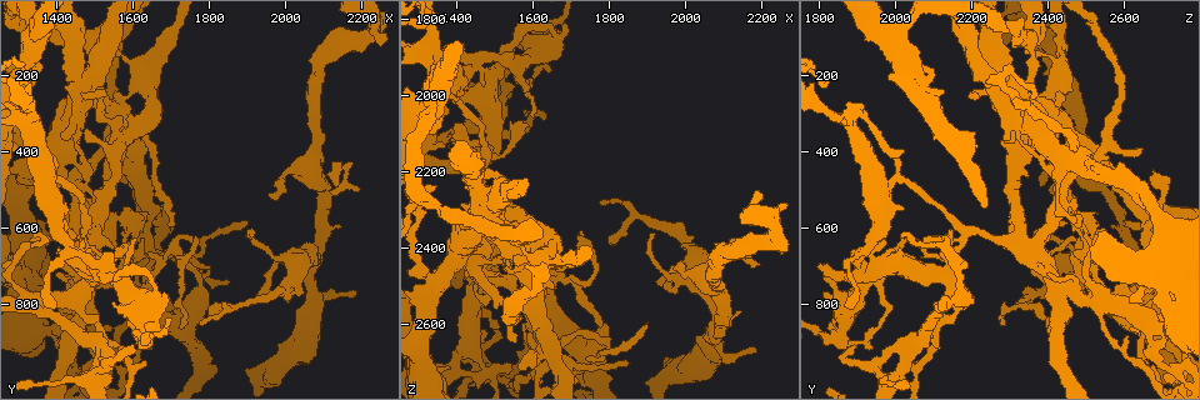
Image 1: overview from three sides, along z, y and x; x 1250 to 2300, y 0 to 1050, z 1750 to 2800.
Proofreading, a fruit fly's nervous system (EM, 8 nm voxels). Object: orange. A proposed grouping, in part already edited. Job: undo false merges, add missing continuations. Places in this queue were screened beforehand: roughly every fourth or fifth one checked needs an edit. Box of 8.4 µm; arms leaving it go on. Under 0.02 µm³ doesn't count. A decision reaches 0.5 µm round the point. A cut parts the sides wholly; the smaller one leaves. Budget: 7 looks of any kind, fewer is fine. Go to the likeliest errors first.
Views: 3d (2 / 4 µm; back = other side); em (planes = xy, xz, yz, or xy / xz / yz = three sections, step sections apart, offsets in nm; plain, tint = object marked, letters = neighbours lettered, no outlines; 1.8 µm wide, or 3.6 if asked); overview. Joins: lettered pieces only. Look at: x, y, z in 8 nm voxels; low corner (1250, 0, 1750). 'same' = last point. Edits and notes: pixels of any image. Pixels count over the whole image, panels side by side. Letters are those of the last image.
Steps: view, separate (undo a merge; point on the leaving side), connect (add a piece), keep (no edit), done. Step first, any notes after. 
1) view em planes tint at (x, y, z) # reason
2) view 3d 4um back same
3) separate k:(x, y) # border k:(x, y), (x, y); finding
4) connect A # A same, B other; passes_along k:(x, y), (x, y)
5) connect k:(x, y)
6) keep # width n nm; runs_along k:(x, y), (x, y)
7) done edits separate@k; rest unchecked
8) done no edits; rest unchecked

view 3d 4um at (1645, 565, 2655) # a fork

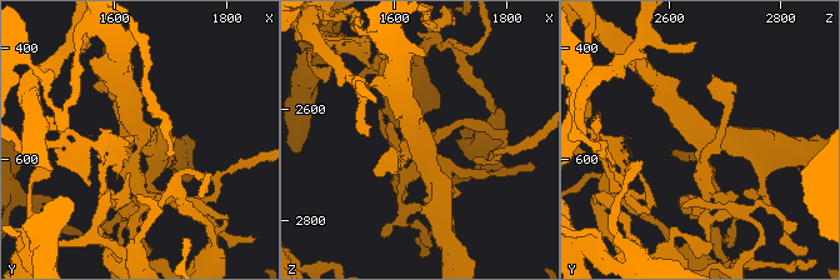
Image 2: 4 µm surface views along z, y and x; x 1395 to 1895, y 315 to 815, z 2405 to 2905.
view em planes plain at (1640, 560, 2650)

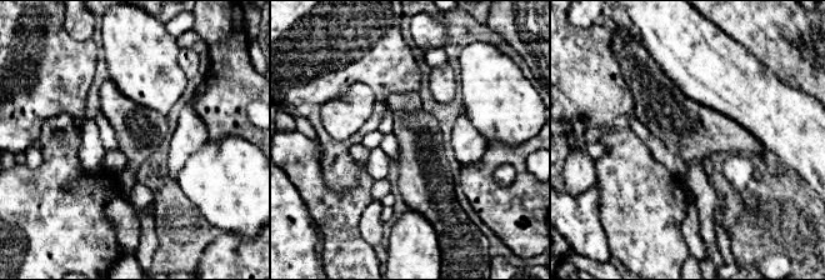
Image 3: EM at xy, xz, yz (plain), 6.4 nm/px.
view em planes letters same

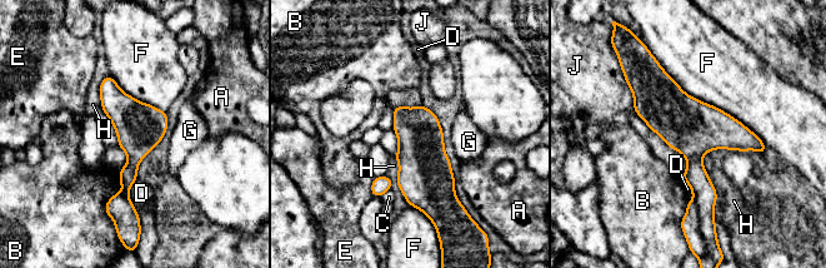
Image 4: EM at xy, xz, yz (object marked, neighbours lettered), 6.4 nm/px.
keep # A other, B other, C other, D other, E other, F other, G other, H other, J other; border 4:(394, 155), (398, 187), (409, 204); all the same neuron

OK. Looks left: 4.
view 3d 4um at (1475, 115, 2355) # thin neck

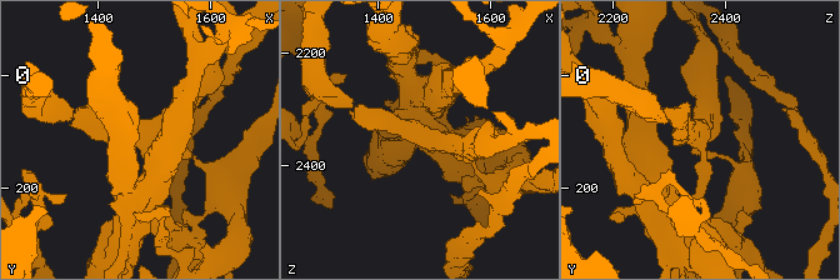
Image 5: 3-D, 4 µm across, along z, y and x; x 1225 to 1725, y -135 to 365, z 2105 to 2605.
view em xz step 8 tint at (1485, 120, 2350) # shape alone is not enough

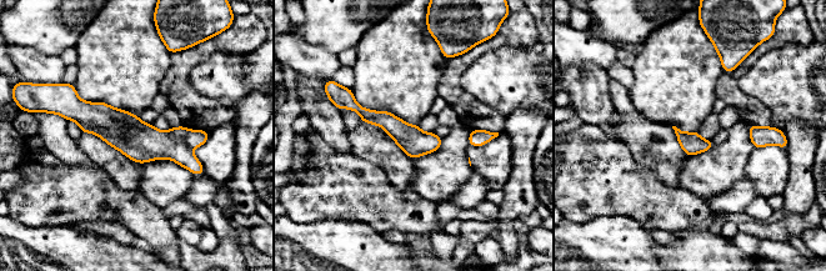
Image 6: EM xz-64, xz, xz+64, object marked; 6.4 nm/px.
view em planes letters same

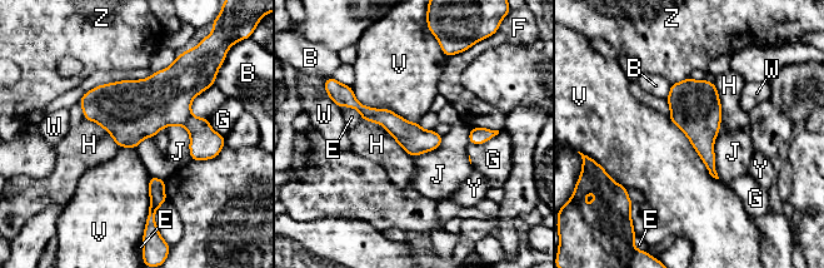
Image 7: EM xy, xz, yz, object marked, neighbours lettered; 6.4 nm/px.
keep # B other, E other, F other, G other, H other, J other, V other, W other, Y other, Z other; border 7:(350, 87), (360, 103), (418, 123); continuous, no second neuron

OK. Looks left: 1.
done no edits; rest unchecked

